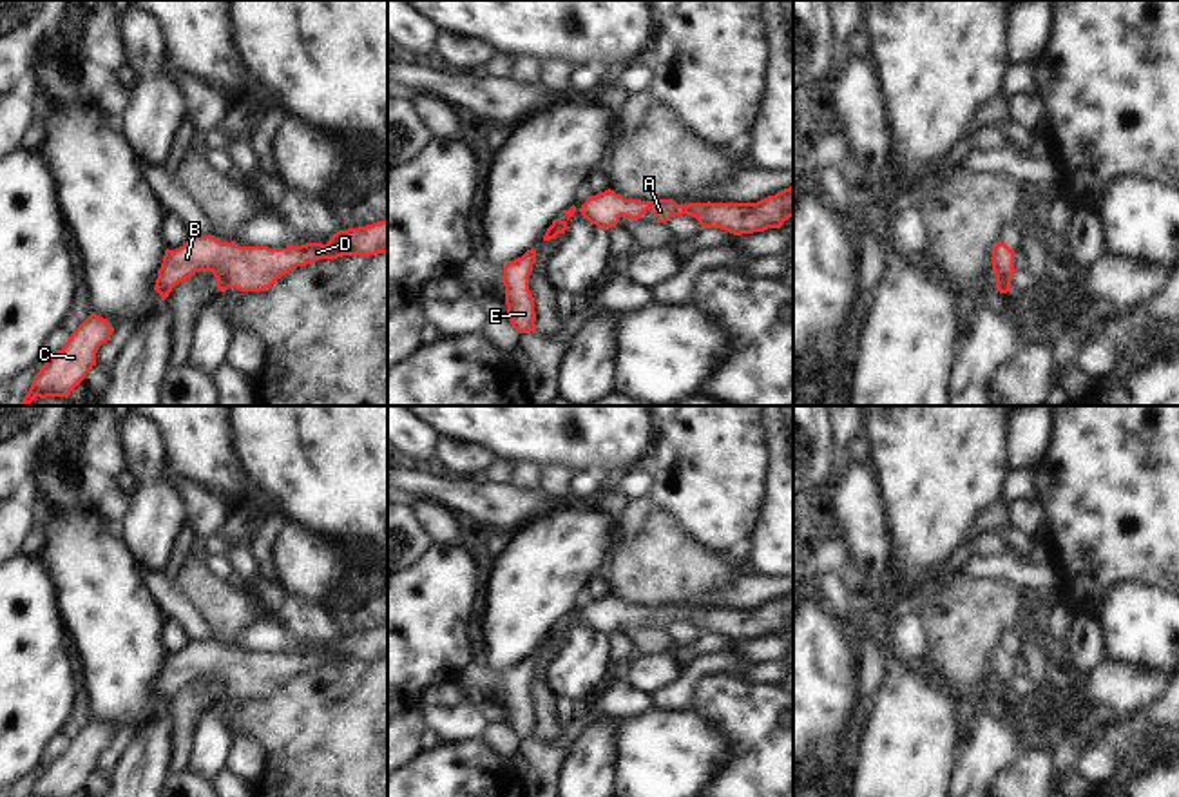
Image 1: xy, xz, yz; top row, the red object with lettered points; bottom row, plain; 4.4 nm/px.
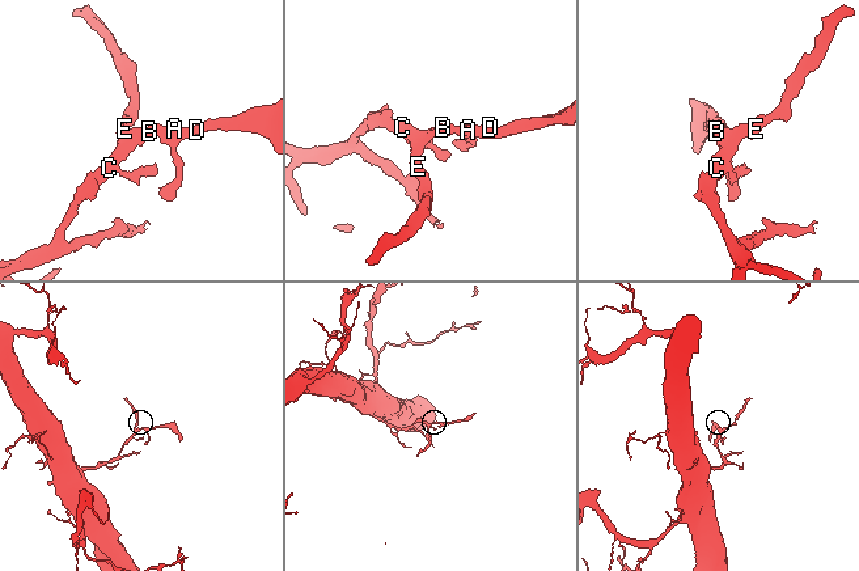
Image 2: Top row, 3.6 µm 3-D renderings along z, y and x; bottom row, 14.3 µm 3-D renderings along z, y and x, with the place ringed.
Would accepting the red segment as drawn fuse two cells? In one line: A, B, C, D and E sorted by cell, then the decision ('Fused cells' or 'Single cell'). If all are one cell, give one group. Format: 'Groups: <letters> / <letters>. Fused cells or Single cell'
Groups: A B C D E. Single cell.

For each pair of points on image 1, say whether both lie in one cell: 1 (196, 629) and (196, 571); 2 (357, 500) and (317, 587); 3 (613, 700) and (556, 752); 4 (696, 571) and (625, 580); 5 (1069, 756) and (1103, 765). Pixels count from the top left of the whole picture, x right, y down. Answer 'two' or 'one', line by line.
1: two
2: two
3: one
4: one
5: two

